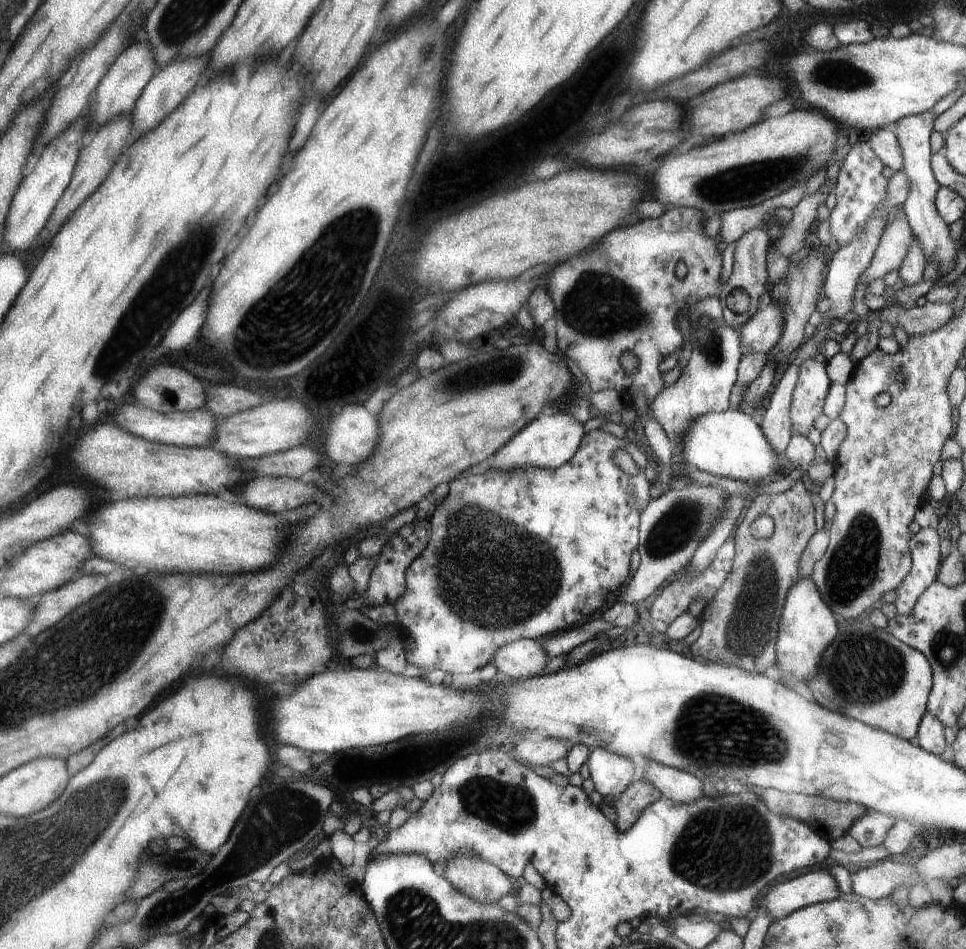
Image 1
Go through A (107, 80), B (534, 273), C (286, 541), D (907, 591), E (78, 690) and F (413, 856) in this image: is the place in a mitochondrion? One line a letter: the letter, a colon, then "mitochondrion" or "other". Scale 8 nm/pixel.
A: other
B: other
C: other
D: other
E: mitochondrion
F: other

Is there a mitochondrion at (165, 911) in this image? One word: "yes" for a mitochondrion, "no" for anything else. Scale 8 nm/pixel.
yes

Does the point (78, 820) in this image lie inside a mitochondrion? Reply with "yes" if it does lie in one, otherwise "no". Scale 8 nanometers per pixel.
yes

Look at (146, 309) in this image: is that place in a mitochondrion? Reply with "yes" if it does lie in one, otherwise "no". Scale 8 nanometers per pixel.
yes

